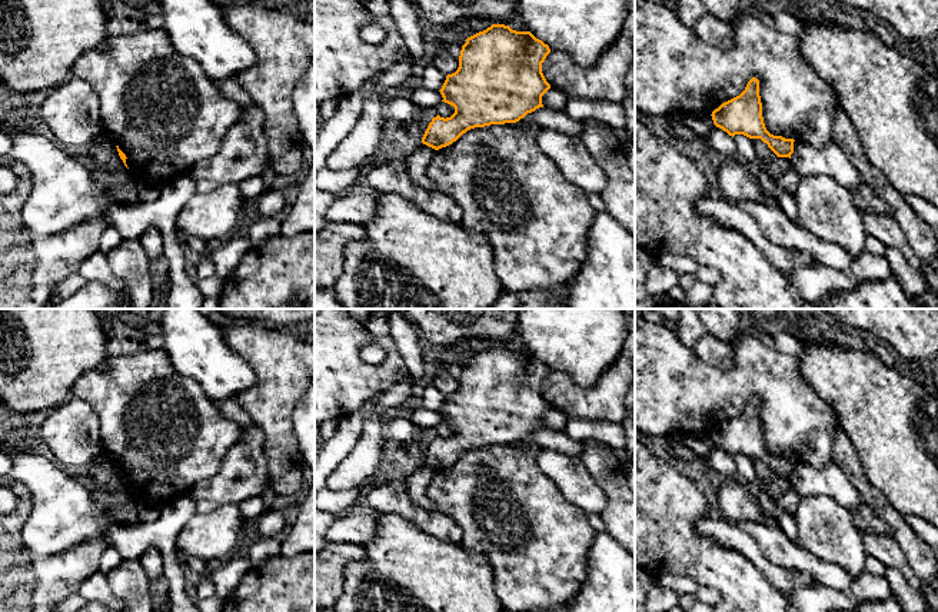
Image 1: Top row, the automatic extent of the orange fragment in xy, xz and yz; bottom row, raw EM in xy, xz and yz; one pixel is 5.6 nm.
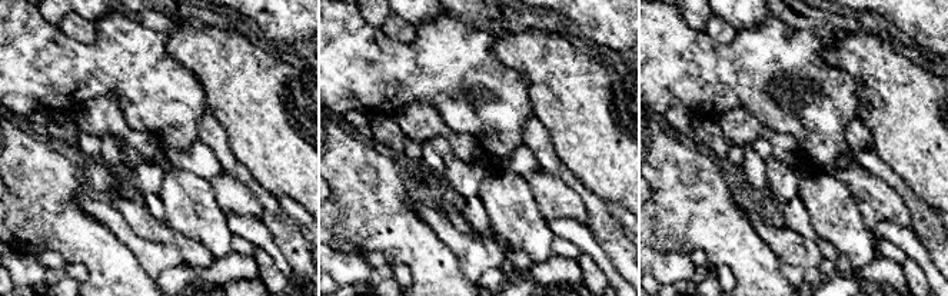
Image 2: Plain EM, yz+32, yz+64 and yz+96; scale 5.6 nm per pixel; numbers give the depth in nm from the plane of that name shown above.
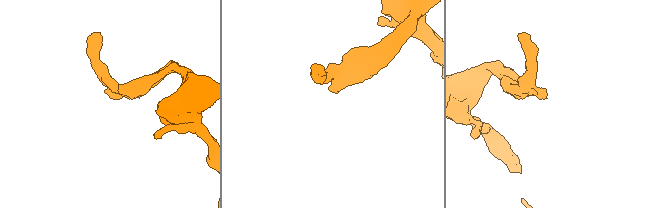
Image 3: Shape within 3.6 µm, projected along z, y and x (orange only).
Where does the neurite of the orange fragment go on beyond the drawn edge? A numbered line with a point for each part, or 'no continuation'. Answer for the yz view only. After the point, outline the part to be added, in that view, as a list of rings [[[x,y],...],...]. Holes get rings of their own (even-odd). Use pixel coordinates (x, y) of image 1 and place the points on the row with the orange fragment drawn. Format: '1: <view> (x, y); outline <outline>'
no continuation

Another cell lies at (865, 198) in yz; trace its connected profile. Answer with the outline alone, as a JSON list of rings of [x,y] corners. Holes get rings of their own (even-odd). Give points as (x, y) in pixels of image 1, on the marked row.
[[[862,182],[856,189],[852,189],[851,192],[855,200],[855,206],[861,213],[869,209],[875,213],[892,217],[892,209],[867,183]]]

